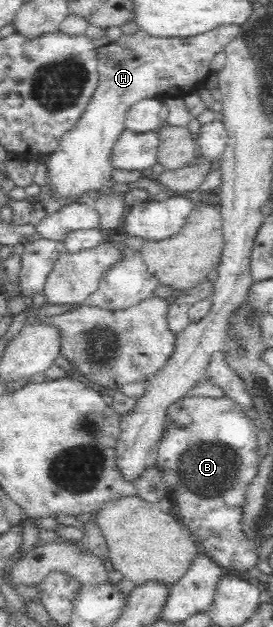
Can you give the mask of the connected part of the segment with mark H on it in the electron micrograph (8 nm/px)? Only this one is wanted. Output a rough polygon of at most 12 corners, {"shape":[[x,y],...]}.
{"shape":[[141,28],[96,49],[99,81],[50,155],[52,192],[110,186],[131,106],[184,98],[241,33]]}

